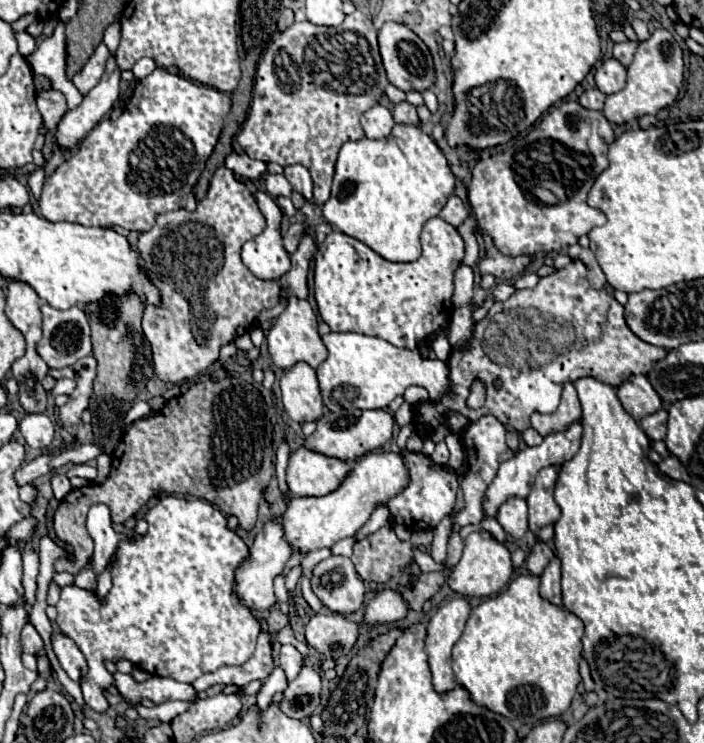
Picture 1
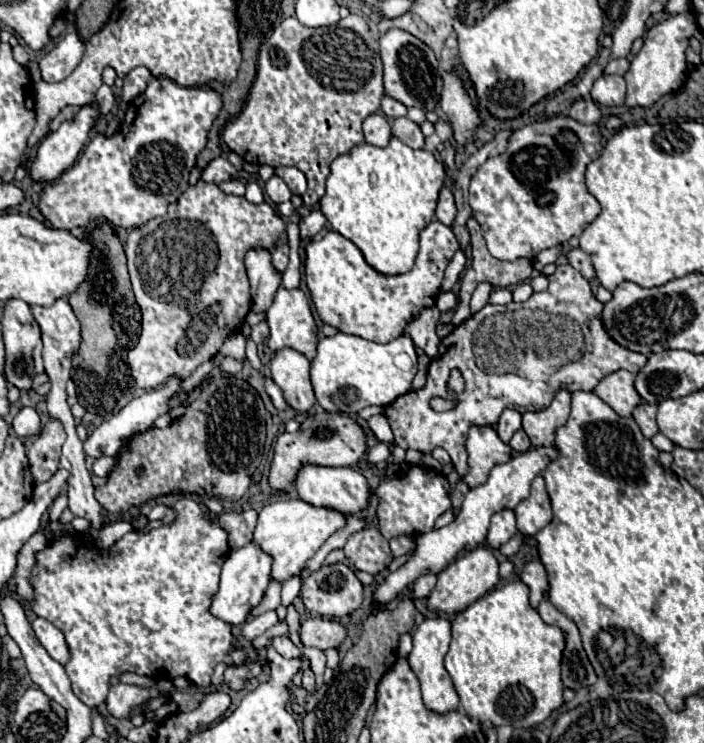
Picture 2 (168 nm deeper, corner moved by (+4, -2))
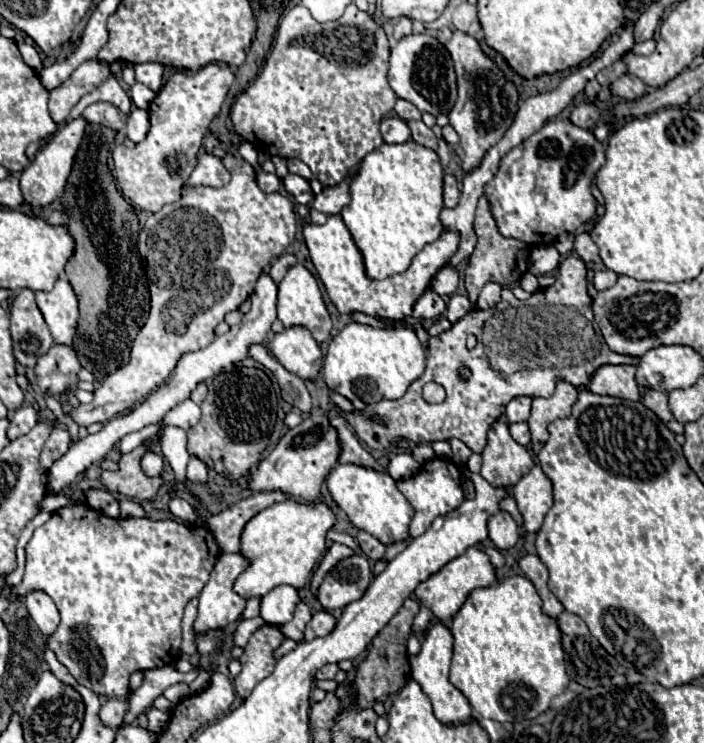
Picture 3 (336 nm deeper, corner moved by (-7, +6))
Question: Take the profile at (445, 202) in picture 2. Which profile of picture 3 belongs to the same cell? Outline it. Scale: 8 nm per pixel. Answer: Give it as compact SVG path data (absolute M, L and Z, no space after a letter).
M446 174L446 176L444 176L444 206L446 206L446 208L456 206L458 198L460 198L458 182L456 182L456 178L454 178L454 176Z

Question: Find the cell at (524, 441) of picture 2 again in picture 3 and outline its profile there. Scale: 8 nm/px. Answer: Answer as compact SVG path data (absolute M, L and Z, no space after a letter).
M526 422L508 424L508 428L510 428L510 434L512 434L512 438L514 438L518 444L522 444L522 446L530 444L530 434L528 434L528 424L526 424Z

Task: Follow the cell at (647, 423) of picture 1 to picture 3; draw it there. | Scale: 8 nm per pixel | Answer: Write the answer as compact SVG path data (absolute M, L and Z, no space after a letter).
M646 390L642 396L642 404L648 406L662 422L670 422L672 412L668 408L668 394L658 392L658 390Z

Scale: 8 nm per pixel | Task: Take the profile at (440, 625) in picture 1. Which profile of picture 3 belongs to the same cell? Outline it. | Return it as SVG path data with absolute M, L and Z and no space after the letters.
M438 622L424 636L420 654L410 658L412 680L416 680L420 684L420 688L422 688L422 692L430 698L432 708L434 708L434 716L444 726L460 726L460 724L472 720L472 708L470 708L470 702L464 698L464 694L460 694L460 690L456 690L448 680L450 658L452 658L452 634L442 622Z

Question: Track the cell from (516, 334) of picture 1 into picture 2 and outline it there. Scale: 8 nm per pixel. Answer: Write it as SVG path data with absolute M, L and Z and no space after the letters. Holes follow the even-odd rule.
M559 264L557 272L549 276L549 288L543 292L533 292L527 302L519 302L519 304L511 302L505 306L487 304L483 310L473 314L469 320L465 320L461 326L457 326L449 336L445 336L441 340L439 354L431 360L425 388L399 396L383 412L393 428L395 444L405 450L415 448L423 454L429 454L433 448L441 446L449 452L459 476L463 476L467 472L465 434L467 434L469 426L497 424L501 412L511 406L519 412L545 410L551 404L551 400L559 388L565 388L569 392L575 392L575 390L591 392L607 374L617 372L619 368L625 368L627 372L637 374L645 366L647 356L639 354L639 352L631 352L625 346L617 344L607 334L601 314L603 314L603 304L593 296L589 282L569 264ZM579 328L581 328L583 344L585 344L581 358L579 358ZM453 368L457 368L465 380L465 390L461 394L453 392L447 386L449 374ZM435 396L457 402L457 408L453 412L437 412L437 422L435 422L435 410L431 408L431 400Z

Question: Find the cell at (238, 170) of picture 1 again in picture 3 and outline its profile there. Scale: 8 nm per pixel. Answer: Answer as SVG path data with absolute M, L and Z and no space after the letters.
M200 152L198 164L194 172L190 174L186 186L212 186L212 188L222 188L230 180L228 170L224 170L224 164L220 158L214 158L206 152Z

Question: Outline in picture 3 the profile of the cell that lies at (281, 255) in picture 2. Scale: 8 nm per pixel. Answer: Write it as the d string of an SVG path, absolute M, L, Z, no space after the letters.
M282 254L280 258L276 258L276 260L272 262L268 274L270 274L270 278L278 284L278 282L284 278L284 274L288 272L288 268L294 266L294 264L296 264L296 258L294 258L292 254Z

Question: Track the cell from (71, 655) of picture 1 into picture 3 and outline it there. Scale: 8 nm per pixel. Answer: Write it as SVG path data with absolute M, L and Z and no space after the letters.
M32 590L24 596L26 600L26 608L32 616L32 620L36 622L36 626L40 628L40 632L44 632L46 636L52 634L52 630L56 630L56 626L60 624L60 614L56 610L54 600L42 592L42 590Z

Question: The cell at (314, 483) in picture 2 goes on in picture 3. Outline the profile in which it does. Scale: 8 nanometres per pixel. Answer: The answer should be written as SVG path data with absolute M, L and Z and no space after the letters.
M338 464L330 474L328 474L328 490L336 504L348 514L350 522L386 546L392 542L402 542L408 540L408 528L410 520L414 516L414 508L410 502L402 496L402 492L396 488L396 482L392 480L390 474L380 474L376 470L368 470L362 466L352 466L352 464Z

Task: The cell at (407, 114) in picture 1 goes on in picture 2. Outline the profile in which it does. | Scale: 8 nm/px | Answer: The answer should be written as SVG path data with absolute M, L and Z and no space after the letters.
M407 116L395 118L391 122L391 132L393 132L395 138L399 138L401 142L405 142L411 148L421 148L423 146L423 132L421 132L421 128L415 122L411 122Z

